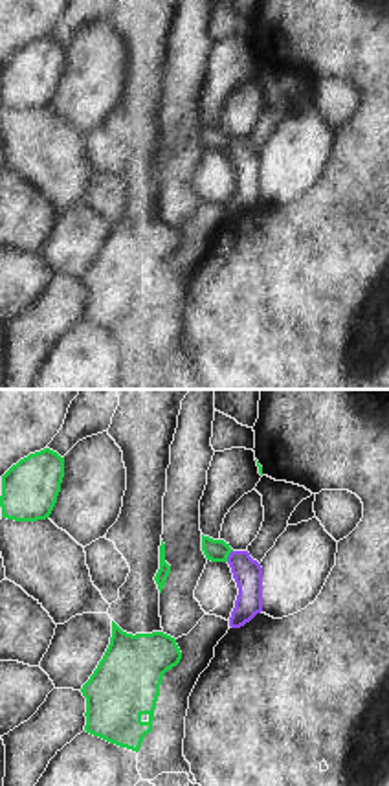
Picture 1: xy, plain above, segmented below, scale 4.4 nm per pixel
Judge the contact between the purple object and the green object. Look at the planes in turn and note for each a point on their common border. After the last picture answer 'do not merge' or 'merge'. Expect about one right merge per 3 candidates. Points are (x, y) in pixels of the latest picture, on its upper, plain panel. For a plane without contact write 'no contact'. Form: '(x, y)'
(230, 144)

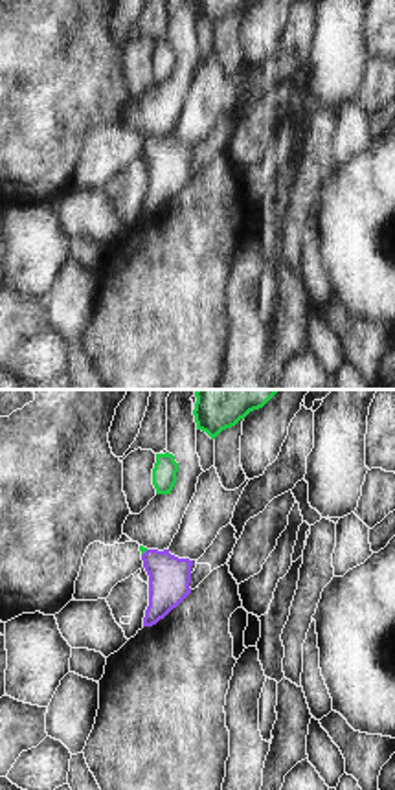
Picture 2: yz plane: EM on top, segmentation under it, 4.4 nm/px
(144, 142)

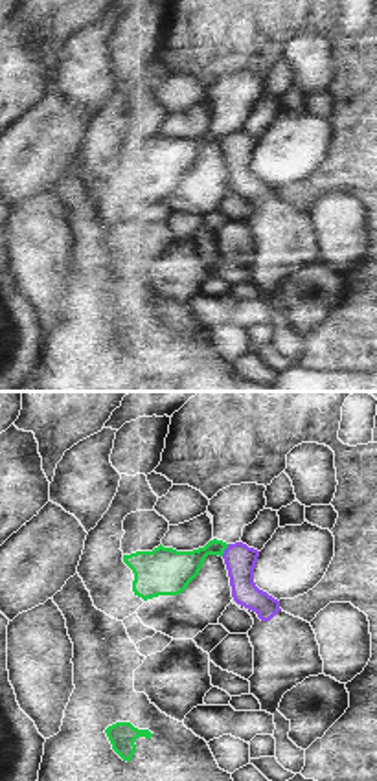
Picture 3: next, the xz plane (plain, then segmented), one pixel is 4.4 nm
(225, 138)

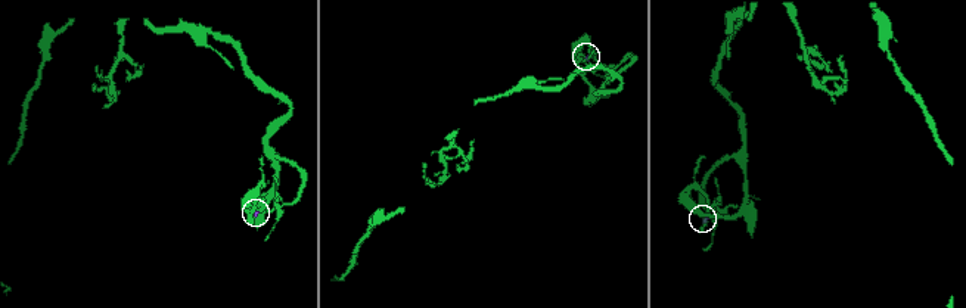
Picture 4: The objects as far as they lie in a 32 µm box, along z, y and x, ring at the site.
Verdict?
do not merge

